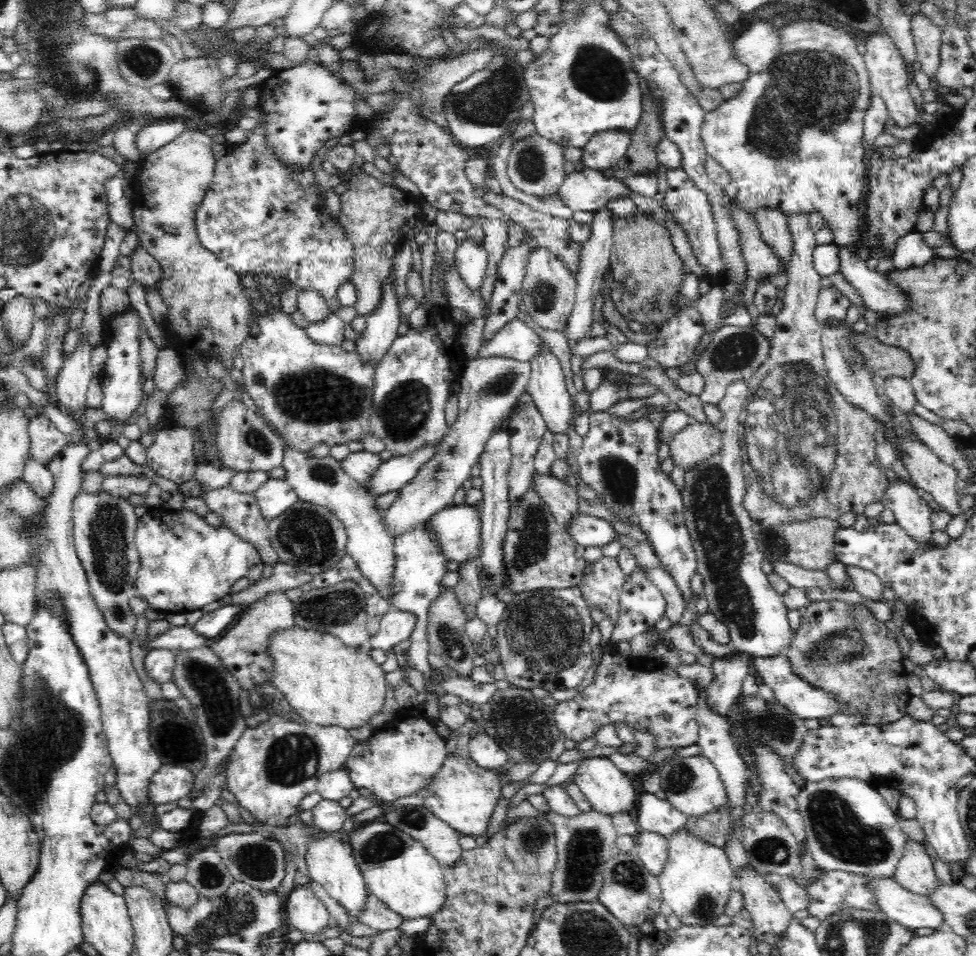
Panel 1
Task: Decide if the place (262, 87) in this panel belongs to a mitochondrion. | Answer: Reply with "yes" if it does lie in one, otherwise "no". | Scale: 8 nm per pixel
no

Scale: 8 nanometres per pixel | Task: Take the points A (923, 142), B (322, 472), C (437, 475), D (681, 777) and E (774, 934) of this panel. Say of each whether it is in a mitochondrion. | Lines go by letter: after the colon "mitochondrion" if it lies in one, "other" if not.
A: other
B: mitochondrion
C: mitochondrion
D: mitochondrion
E: other

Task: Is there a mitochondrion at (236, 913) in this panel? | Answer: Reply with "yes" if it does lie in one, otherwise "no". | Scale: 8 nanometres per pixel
yes

